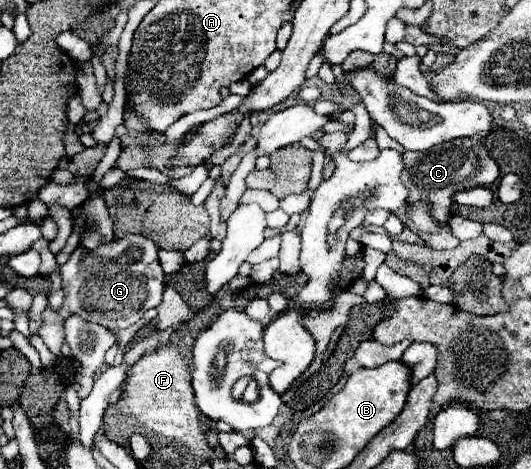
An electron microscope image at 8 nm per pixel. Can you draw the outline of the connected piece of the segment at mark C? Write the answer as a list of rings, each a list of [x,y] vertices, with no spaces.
[[[471,137],[453,139],[427,151],[405,151],[403,157],[405,157],[405,171],[401,181],[409,189],[407,203],[429,201],[433,205],[433,215],[443,223],[451,219],[451,203],[457,191],[491,185],[499,177],[497,163],[489,157],[483,143]]]

